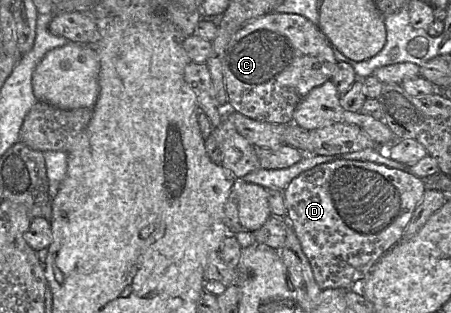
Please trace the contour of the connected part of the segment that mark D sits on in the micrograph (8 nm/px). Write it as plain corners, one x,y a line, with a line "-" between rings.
335,160
319,164
294,178
283,191
286,219
309,260
318,287
321,290
358,289
377,261
402,240
403,232
425,191
424,180
407,169
395,169
370,161

